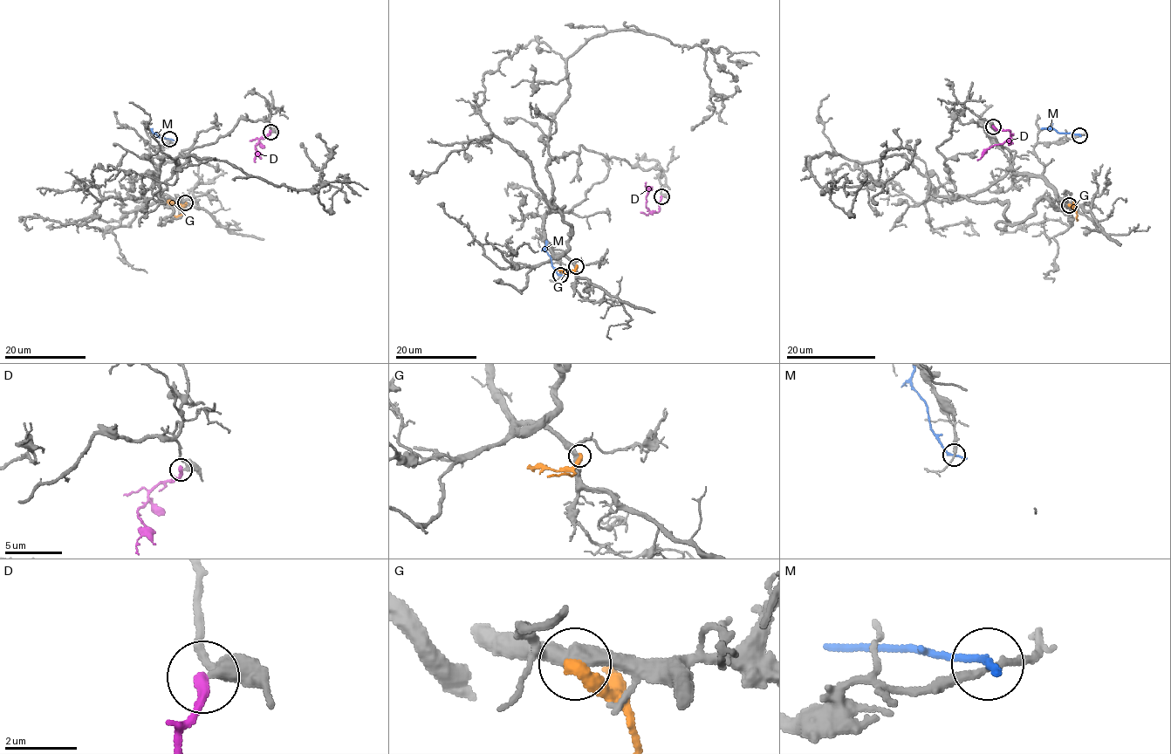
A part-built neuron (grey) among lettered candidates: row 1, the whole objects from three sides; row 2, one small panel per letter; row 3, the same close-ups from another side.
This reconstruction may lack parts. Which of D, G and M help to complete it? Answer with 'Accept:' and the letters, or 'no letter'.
Accept: no letter

